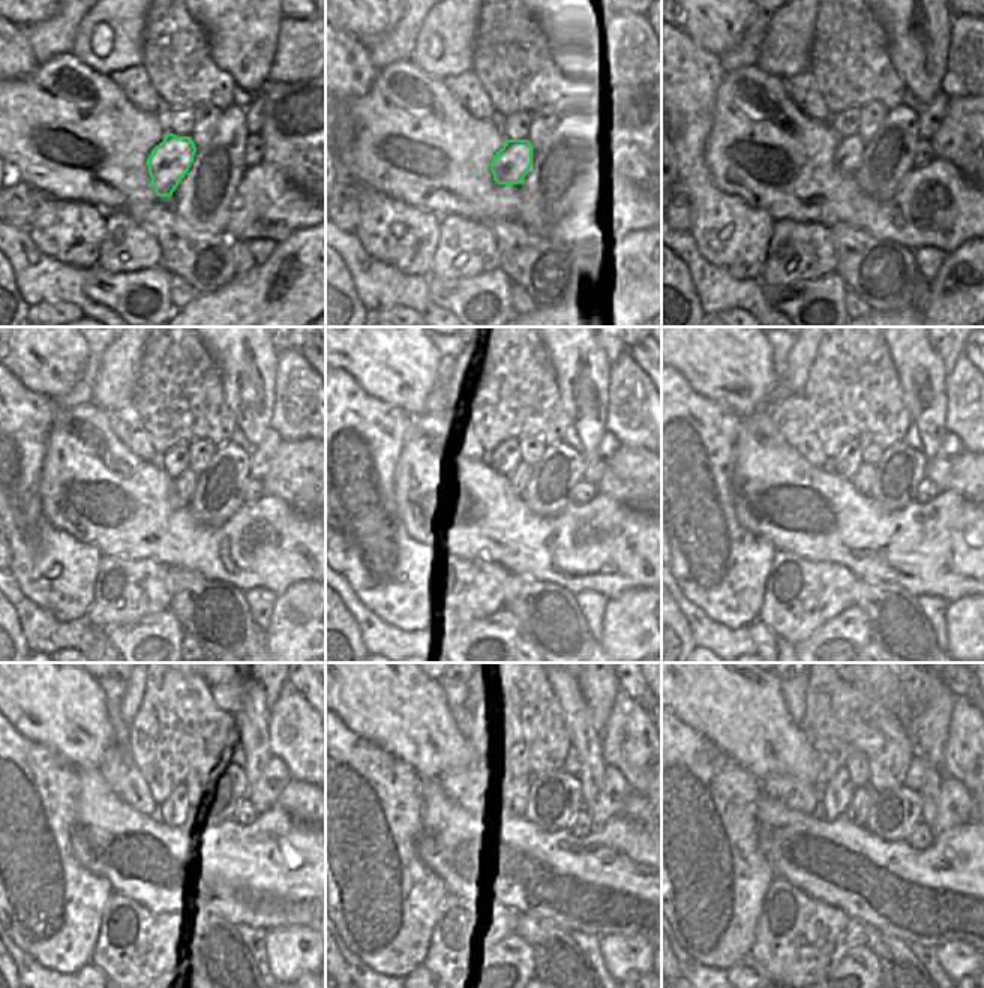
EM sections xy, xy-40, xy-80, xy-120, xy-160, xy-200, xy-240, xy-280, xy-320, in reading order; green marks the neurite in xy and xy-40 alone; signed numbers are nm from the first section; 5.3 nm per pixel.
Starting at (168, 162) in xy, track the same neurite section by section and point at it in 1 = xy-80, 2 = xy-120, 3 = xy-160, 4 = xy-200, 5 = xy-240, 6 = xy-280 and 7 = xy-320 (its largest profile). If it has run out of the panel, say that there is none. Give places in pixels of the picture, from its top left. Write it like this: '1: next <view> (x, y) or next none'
1: next xy-80 (849, 153)
2: next xy-120 (185, 483)
3: next xy-160 (522, 477)
4: next xy-200 (864, 476)
5: next xy-240 (191, 807)
6: next xy-280 (518, 811)
7: next xy-320 (857, 808)

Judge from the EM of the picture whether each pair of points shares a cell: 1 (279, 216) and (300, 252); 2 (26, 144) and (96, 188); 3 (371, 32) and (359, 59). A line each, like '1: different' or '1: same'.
1: different
2: same
3: different

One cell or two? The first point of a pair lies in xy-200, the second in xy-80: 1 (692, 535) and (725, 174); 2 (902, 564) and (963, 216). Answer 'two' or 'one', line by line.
1: two
2: one

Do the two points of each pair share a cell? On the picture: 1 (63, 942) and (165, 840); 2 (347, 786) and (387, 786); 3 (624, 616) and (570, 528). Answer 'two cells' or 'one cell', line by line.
1: two cells
2: one cell
3: two cells

